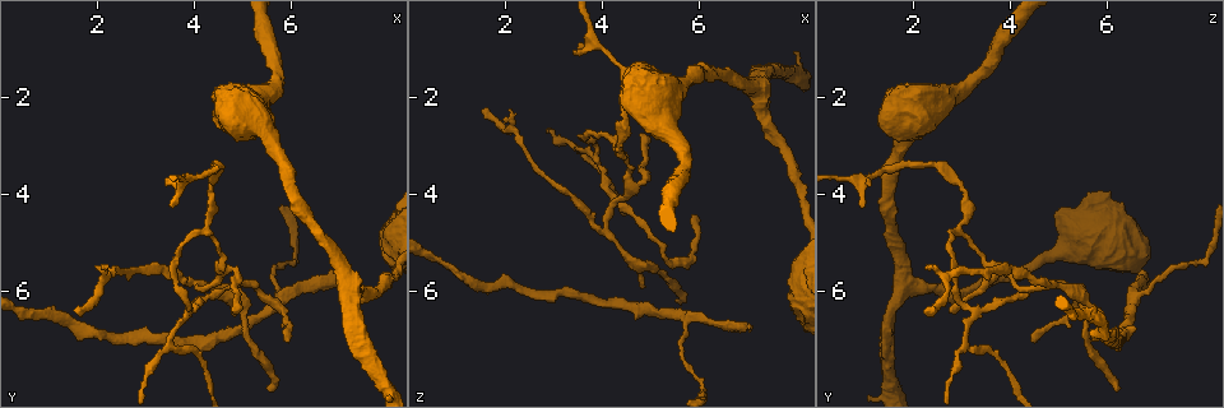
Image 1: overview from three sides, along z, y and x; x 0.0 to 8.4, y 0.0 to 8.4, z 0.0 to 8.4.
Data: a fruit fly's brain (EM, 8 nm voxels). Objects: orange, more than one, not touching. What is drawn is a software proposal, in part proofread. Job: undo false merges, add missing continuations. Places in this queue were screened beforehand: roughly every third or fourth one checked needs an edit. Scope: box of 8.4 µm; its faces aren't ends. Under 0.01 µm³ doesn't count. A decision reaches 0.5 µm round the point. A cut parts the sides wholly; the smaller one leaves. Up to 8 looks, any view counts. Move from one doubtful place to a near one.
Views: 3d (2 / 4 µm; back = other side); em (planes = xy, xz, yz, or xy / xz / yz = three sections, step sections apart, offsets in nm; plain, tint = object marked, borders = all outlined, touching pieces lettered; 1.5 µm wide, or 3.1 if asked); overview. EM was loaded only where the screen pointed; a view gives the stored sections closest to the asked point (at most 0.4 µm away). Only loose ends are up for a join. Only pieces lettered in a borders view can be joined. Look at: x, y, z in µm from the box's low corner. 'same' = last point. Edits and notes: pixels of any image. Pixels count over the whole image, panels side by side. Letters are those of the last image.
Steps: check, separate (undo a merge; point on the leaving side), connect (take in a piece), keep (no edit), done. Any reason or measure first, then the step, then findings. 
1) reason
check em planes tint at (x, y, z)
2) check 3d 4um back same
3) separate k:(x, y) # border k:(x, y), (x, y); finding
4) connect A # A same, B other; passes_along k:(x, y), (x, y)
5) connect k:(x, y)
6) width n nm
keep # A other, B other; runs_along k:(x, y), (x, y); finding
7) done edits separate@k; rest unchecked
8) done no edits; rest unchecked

an open end
check 3d 4um at (2.15, 5.50, 2.30)

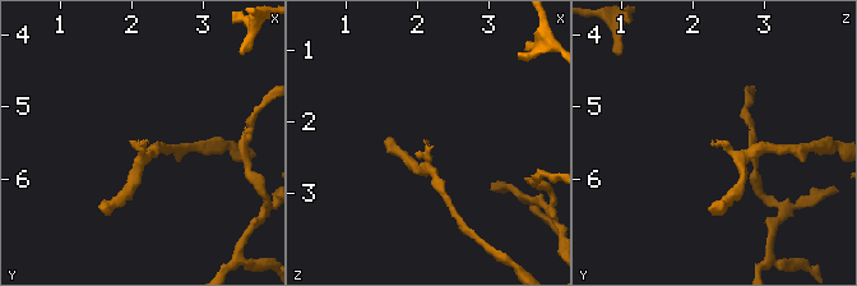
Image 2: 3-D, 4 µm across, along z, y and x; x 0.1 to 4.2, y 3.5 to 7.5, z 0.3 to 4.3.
check em planes tint at (2.10, 5.50, 2.30)

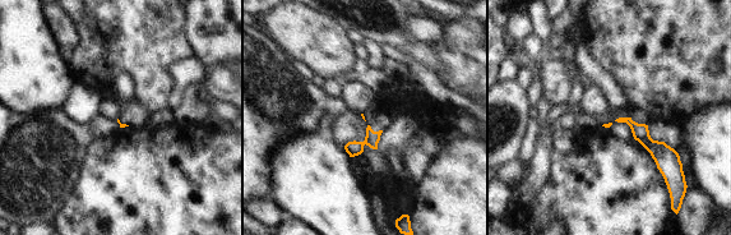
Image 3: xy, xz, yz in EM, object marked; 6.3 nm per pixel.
see the neighbours
check em planes borders same

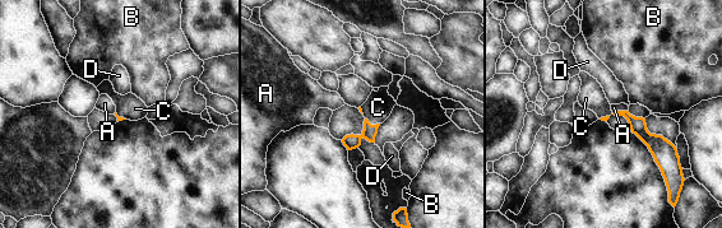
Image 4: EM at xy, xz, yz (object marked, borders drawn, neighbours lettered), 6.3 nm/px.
connect C # A other, B other, C same, D other; passes_along 4:(351, 142), (373, 125), (378, 107); it goes on there

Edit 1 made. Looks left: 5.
check overview

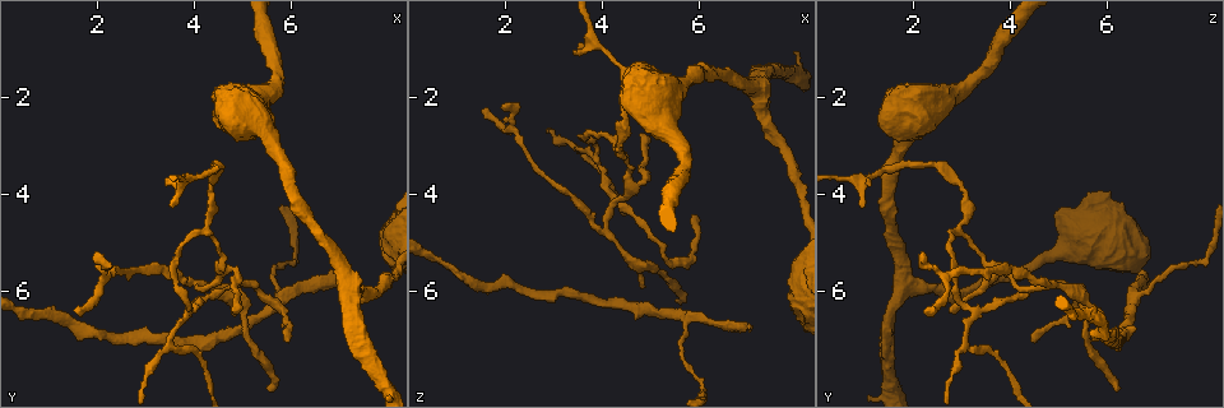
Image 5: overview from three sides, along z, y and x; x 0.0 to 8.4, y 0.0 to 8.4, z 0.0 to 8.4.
abrupt turn
check em planes plain at (5.80, 6.15, 6.45)

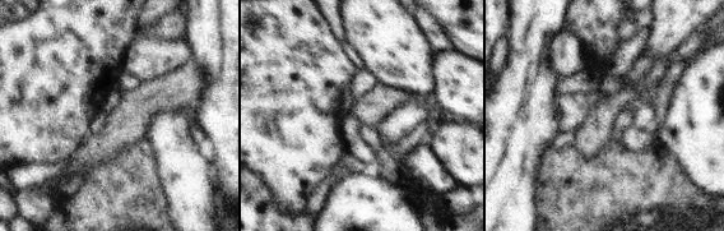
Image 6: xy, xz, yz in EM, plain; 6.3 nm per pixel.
check em planes borders same

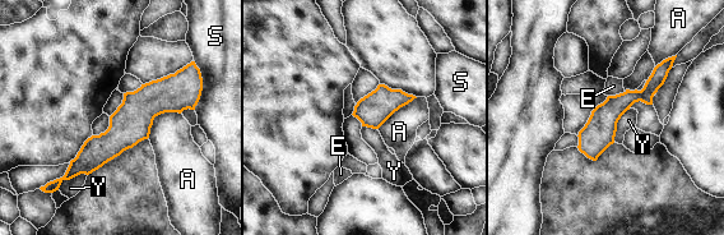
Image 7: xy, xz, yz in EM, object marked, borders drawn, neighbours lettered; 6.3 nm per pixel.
keep # A other, E other, S other, Y other; border 7:(180, 113), (158, 114), (147, 138); all the same neuron

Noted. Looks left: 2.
an open end
check em xz step 4 tint at (4.75, 6.45, 2.75)

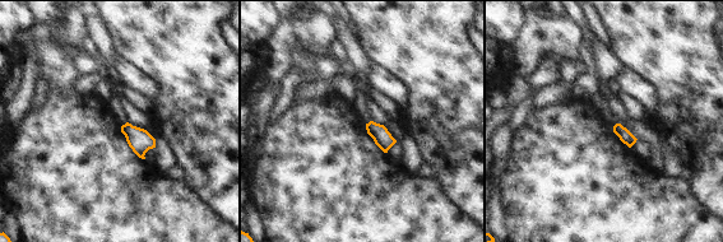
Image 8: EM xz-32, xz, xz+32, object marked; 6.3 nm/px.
another direction
check em xy step 8 borders same

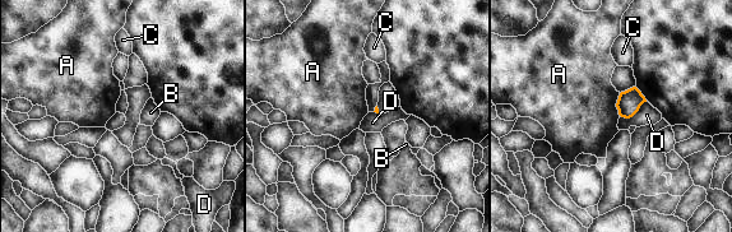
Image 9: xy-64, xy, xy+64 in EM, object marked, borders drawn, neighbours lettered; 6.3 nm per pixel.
keep # A other, B other, C other, D other; border 9:(647, 101), (631, 116), (620, 116); none of them fits

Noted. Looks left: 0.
done edits connect@4; rest unchecked

